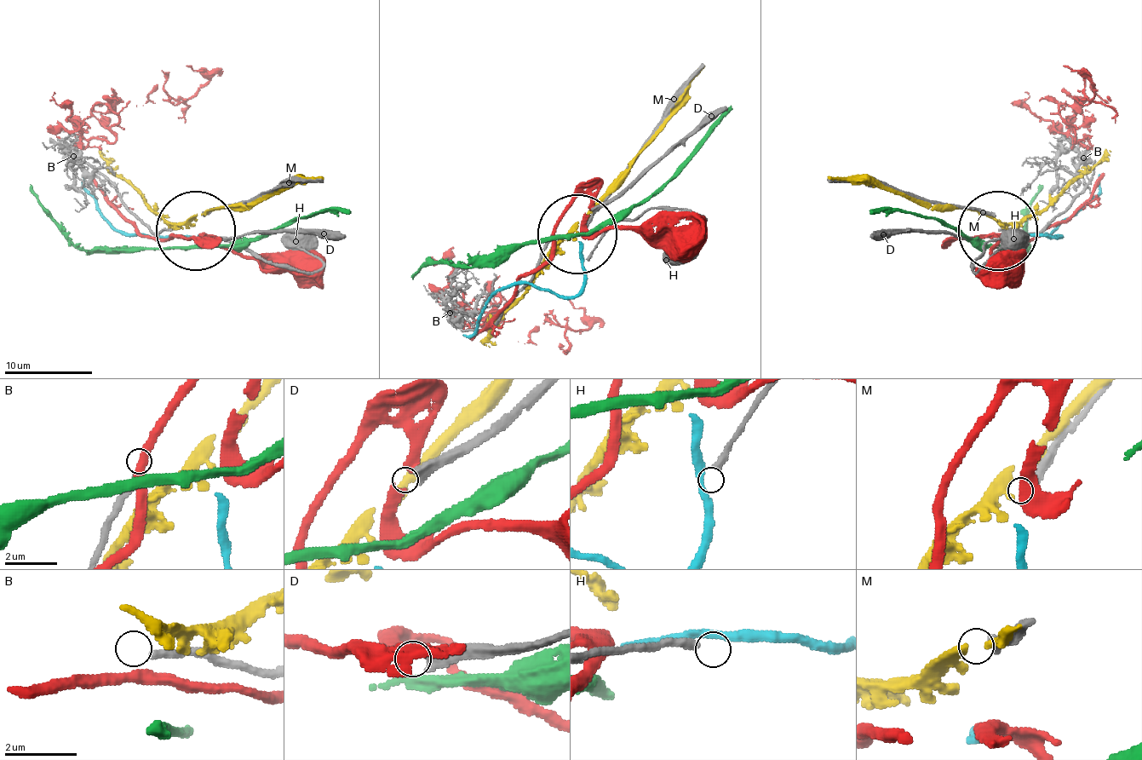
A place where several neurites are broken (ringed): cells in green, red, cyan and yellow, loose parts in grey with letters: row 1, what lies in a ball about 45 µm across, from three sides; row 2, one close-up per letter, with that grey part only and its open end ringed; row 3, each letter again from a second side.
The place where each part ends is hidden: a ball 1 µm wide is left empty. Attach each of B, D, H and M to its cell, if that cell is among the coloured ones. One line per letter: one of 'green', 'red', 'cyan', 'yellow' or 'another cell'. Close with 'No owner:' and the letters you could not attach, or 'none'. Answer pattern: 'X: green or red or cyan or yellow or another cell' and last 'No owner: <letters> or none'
B: another cell
D: another cell
H: another cell
M: another cell
No owner: B, D, H, M

